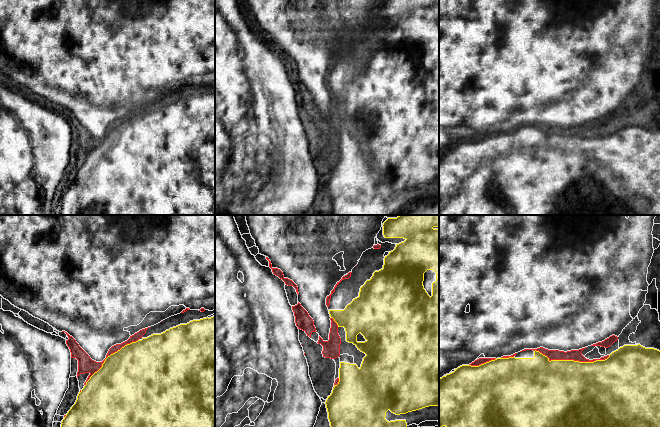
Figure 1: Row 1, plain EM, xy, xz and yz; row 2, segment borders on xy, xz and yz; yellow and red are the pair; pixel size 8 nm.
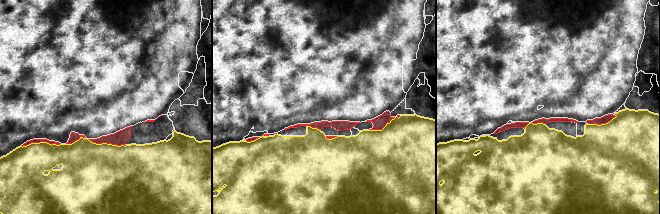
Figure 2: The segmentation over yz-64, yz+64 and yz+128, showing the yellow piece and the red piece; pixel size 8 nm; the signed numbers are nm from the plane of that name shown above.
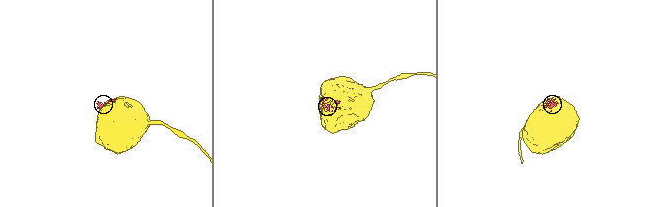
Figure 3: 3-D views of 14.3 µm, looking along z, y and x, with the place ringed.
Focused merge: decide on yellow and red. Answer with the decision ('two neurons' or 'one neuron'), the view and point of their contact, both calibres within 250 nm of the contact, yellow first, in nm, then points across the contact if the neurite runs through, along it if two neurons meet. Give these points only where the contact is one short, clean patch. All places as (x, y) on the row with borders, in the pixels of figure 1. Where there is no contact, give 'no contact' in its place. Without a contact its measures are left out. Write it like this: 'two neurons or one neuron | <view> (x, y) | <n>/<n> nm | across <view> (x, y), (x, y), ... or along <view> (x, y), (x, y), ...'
one neuron | yz (572, 360) | 500/90 nm

